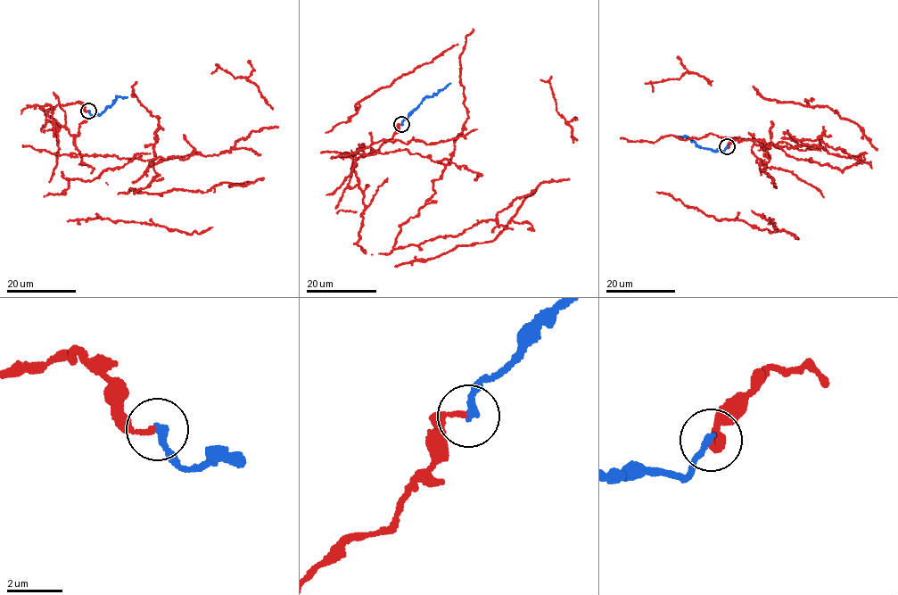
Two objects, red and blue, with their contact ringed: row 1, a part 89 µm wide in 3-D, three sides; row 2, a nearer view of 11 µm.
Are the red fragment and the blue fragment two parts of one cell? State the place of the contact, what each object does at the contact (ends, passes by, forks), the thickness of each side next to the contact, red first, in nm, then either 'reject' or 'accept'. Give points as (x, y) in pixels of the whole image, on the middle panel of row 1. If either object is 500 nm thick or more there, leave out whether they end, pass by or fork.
(401, 124) | red ends | blue ends | 180/280 nm | reject

